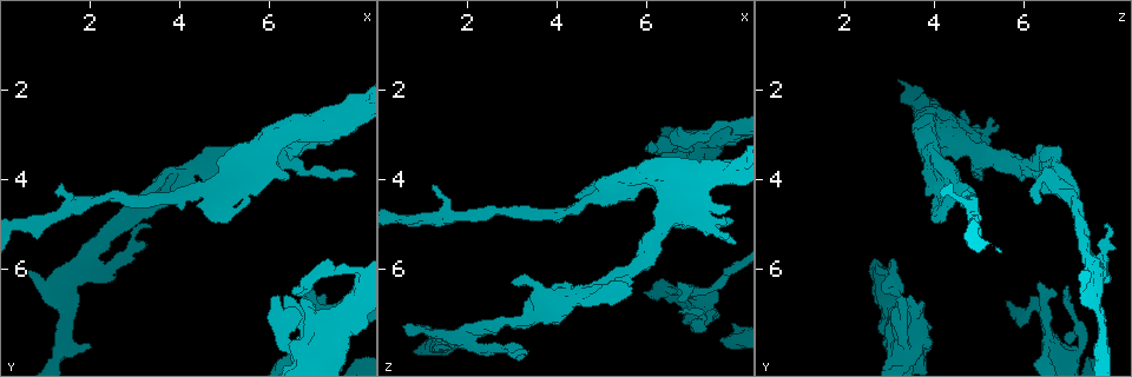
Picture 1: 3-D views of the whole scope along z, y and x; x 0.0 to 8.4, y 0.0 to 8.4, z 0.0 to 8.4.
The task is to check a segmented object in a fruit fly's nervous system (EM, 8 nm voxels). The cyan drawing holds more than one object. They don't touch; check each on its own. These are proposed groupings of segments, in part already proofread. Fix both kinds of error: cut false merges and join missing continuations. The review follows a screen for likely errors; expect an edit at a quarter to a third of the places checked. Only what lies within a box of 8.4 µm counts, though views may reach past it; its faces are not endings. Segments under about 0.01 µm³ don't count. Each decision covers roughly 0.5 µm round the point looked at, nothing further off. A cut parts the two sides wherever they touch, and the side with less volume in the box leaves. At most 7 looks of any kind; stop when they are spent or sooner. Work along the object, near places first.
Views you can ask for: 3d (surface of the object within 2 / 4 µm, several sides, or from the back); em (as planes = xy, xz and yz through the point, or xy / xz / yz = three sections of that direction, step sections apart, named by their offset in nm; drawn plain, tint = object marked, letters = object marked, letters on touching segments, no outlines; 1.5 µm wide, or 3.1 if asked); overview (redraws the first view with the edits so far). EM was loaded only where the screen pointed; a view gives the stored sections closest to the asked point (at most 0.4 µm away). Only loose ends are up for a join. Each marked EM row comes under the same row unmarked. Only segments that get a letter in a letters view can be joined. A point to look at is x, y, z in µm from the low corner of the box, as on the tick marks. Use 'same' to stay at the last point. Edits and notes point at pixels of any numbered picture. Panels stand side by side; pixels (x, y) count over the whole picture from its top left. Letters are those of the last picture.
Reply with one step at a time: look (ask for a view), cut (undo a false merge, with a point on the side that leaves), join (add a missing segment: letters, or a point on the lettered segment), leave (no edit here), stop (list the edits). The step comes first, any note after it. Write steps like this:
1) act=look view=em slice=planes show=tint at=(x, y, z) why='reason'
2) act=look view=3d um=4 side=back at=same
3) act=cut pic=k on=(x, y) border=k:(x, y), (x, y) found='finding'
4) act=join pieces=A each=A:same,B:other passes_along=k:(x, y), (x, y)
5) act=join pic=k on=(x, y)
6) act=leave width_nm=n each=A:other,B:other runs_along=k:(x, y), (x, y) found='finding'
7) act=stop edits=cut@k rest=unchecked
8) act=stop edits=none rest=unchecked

act=look view=em slice=planes show=letters at=(6.70, 6.55, 3.20) why='thin neck'

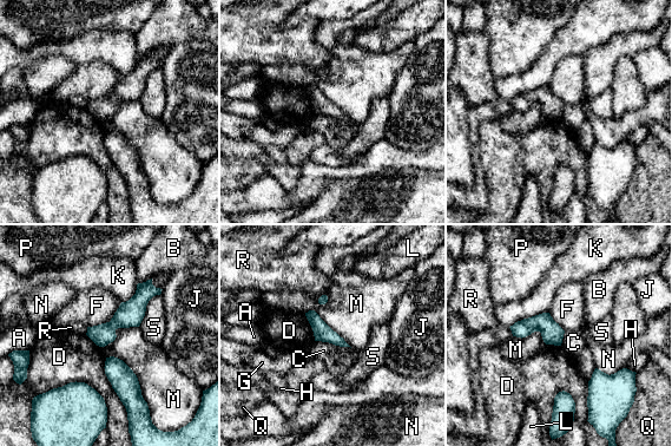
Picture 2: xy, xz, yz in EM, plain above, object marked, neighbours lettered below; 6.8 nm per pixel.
act=leave each=A:other,B:other,C:other,D:other,F:other,G:other,H:other,J:other,K:other,L:other,M:other,N:other,P:other,Q:other,R:other,S:other found='all the same cell'

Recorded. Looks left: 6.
act=look view=em slice=planes show=letters at=(6.70, 6.45, 6.95) why='branch stops here'

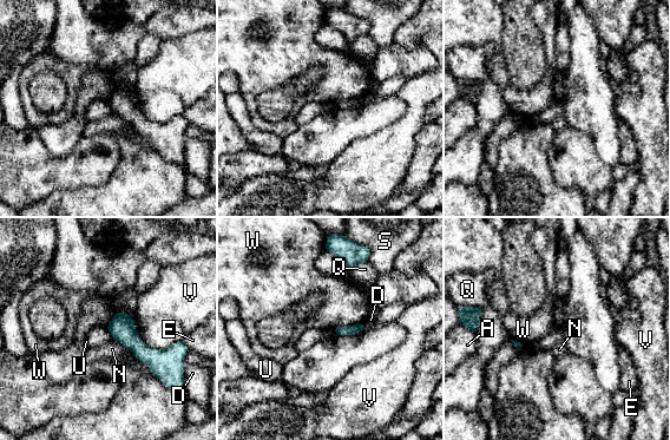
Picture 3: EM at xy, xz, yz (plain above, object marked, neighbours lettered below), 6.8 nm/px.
act=leave each=A:other,D:other,E:other,N:other,Q:other,S:other,U:other,V:other,W:other runs_along=3:(117, 316), (125, 334), (158, 370) found='none of them fits'

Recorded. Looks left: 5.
act=look view=em slice=planes show=letters at=(2.75, 5.65, 7.65)

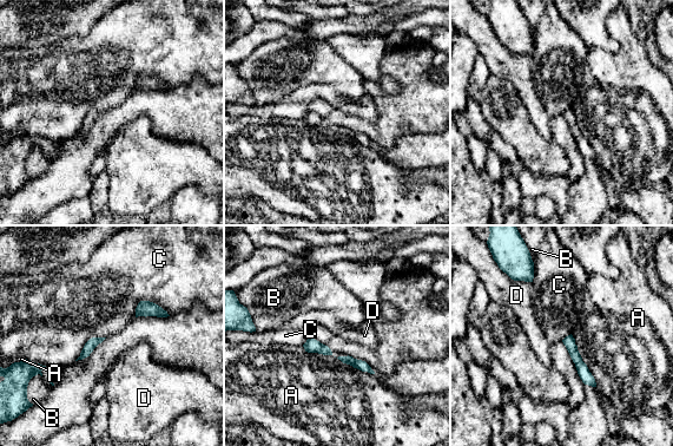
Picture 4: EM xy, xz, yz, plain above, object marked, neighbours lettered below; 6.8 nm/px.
act=leave each=A:other,B:other,C:other,D:other runs_along=4:(568, 339), (585, 375), (592, 382) found='all the same cell'

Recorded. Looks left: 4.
act=stop edits=none rest=unchecked

